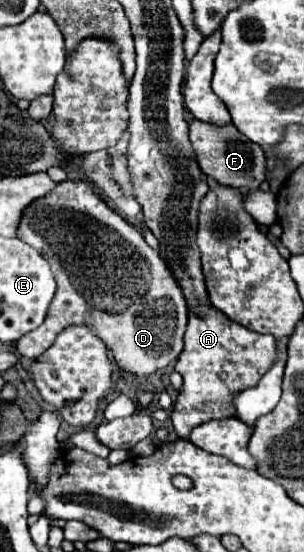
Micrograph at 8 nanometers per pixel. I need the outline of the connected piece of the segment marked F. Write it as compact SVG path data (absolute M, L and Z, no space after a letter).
M190 120L190 140L198 154L198 164L202 172L210 178L214 178L220 184L228 184L232 188L242 190L258 190L260 184L266 180L266 156L264 150L250 142L234 124L228 126L214 126L200 120Z

